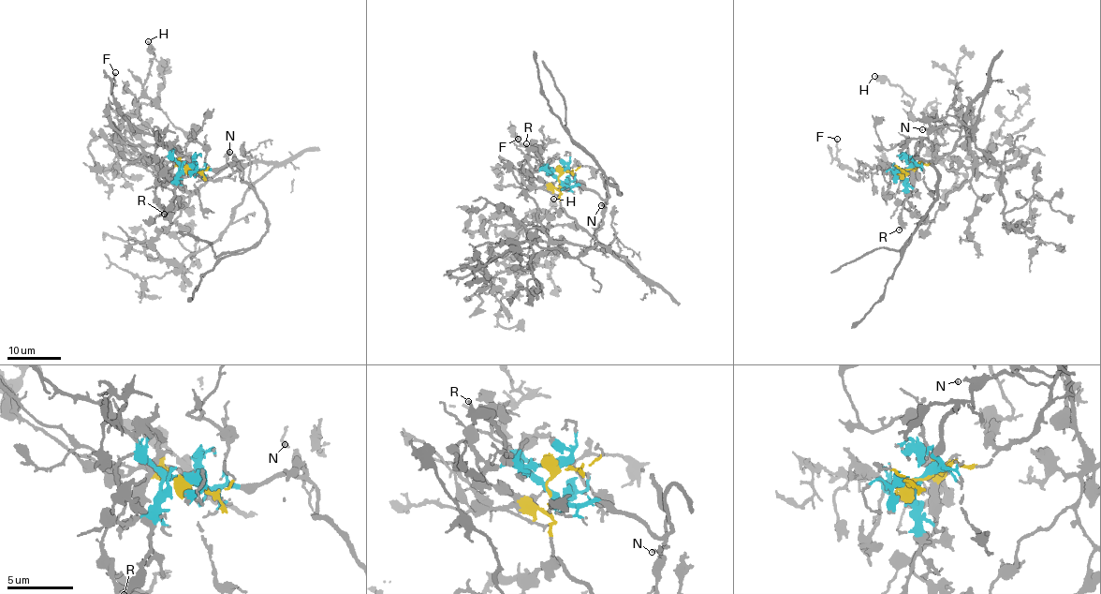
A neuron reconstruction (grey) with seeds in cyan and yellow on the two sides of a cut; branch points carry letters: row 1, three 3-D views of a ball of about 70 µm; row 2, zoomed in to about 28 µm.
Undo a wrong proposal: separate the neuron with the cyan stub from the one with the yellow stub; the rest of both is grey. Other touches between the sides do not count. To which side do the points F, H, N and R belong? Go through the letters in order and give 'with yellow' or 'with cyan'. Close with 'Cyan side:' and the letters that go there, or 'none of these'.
F: with cyan
H: with yellow
N: with yellow
R: with cyan
Cyan side: F, R

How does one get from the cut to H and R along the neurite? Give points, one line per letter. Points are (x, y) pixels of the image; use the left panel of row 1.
H: (188, 167), (193, 176), (197, 169), (158, 139), (138, 115), (134, 102), (141, 96), (154, 56), (147, 40)
R: (187, 166), (180, 168), (174, 197), (163, 214)

